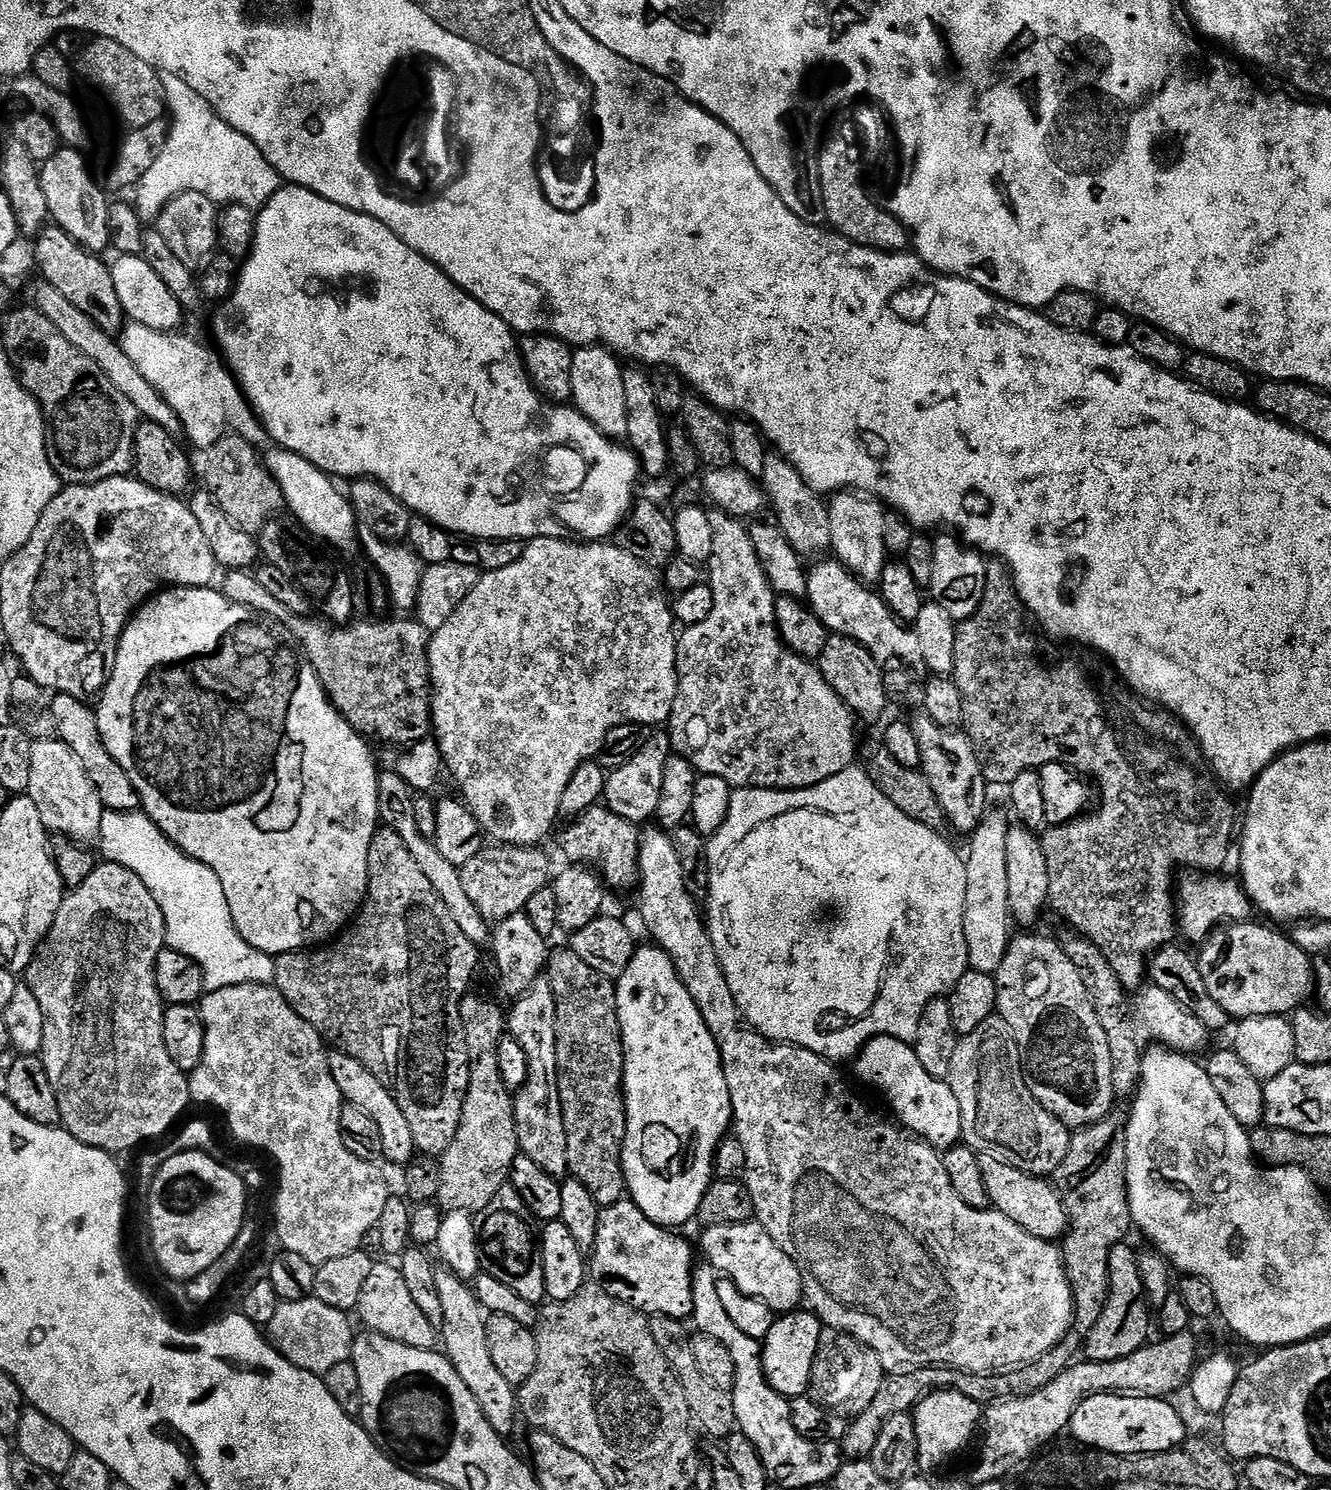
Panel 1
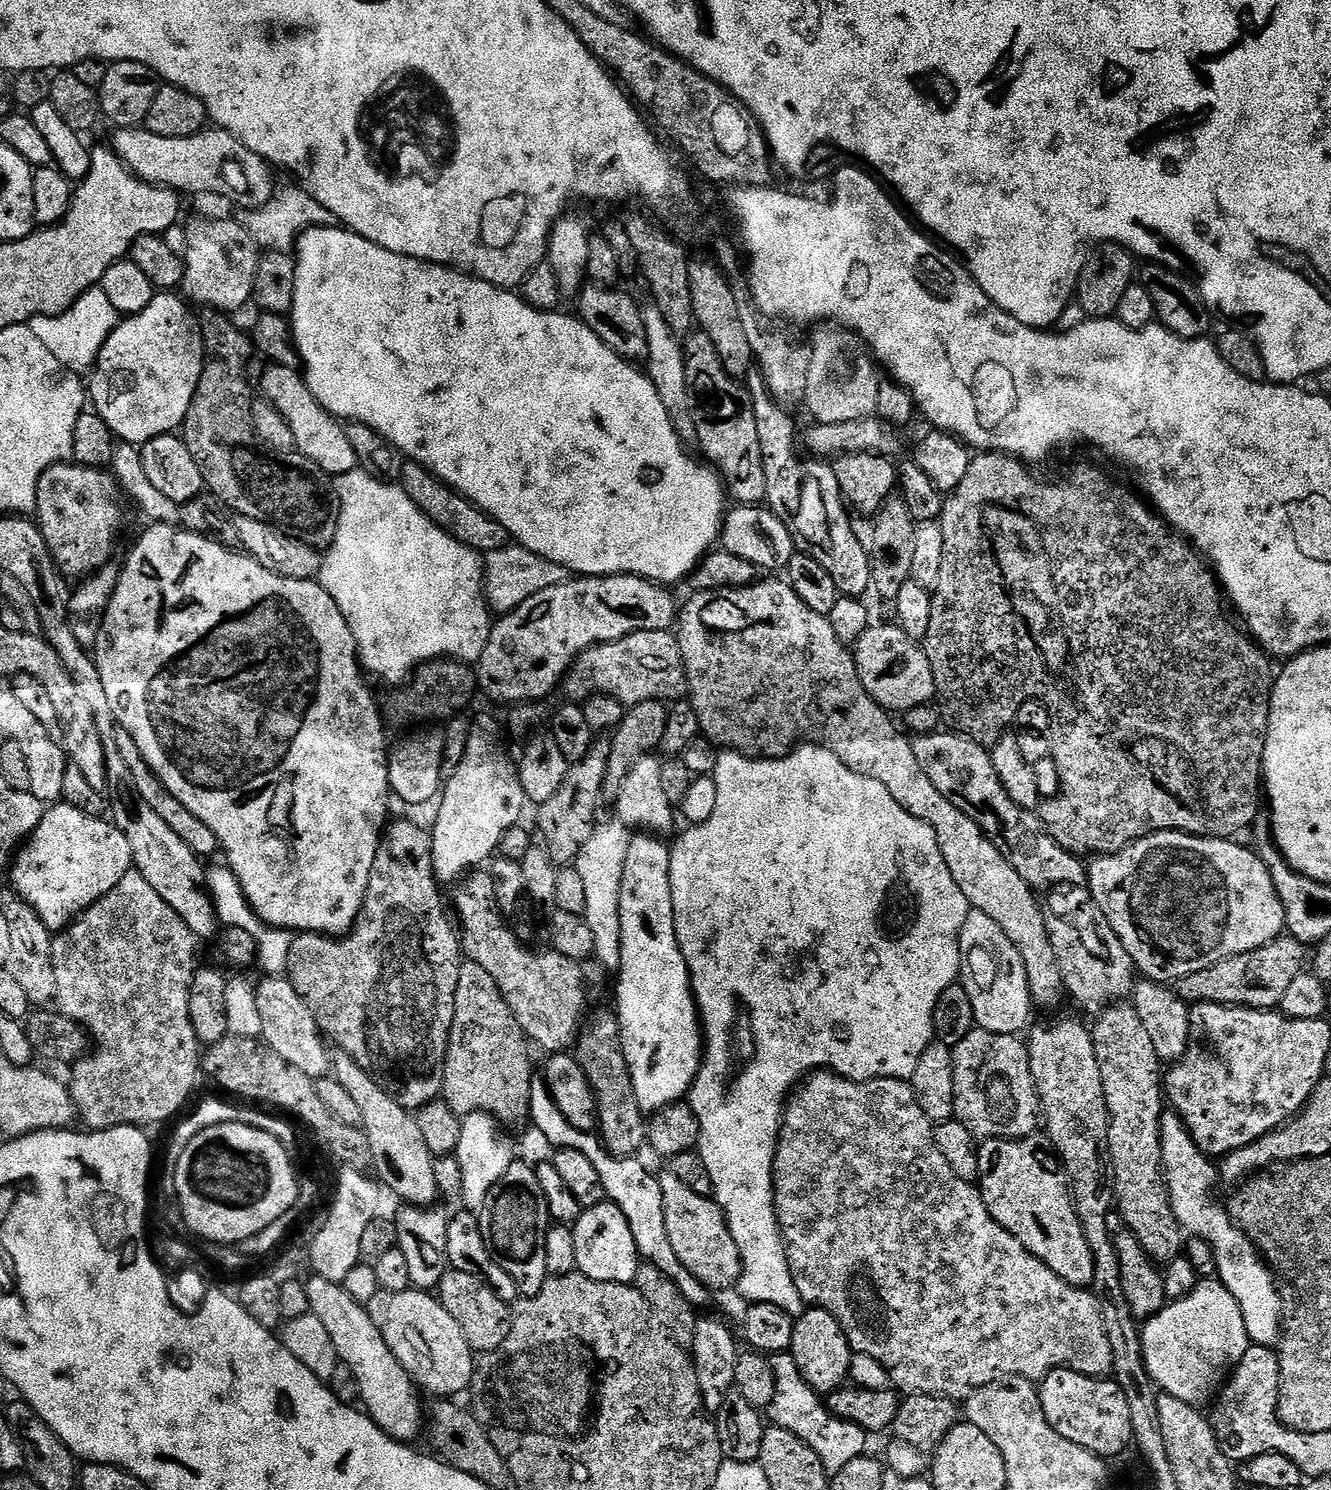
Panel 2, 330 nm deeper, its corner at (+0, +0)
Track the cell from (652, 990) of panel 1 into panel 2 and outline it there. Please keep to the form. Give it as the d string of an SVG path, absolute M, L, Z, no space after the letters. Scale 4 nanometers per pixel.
M654 834L631 837L623 863L621 886L618 890L620 915L620 967L616 980L614 1011L620 1021L620 1045L634 1082L634 1098L645 1114L662 1110L668 1104L681 1103L692 1089L694 1078L704 1060L704 1030L696 999L692 993L692 979L686 958L678 946L674 922L674 894L672 893L672 850Z

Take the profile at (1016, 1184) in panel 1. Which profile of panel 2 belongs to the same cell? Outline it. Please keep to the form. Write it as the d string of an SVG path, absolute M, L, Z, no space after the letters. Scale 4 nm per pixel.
M1039 1135L1022 1136L1018 1140L985 1140L980 1144L980 1196L986 1202L986 1210L1002 1225L1034 1258L1041 1260L1058 1278L1070 1282L1075 1288L1091 1289L1094 1278L1094 1254L1086 1242L1082 1222L1076 1213L1076 1206L1070 1191L1070 1181L1062 1171L1059 1159L1047 1156L1040 1149Z

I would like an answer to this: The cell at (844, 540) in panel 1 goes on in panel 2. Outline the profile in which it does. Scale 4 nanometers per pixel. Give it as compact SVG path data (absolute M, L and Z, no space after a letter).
M820 326L816 330L810 339L812 357L804 395L811 419L822 424L869 419L878 406L882 376L868 345L861 336L843 326Z

